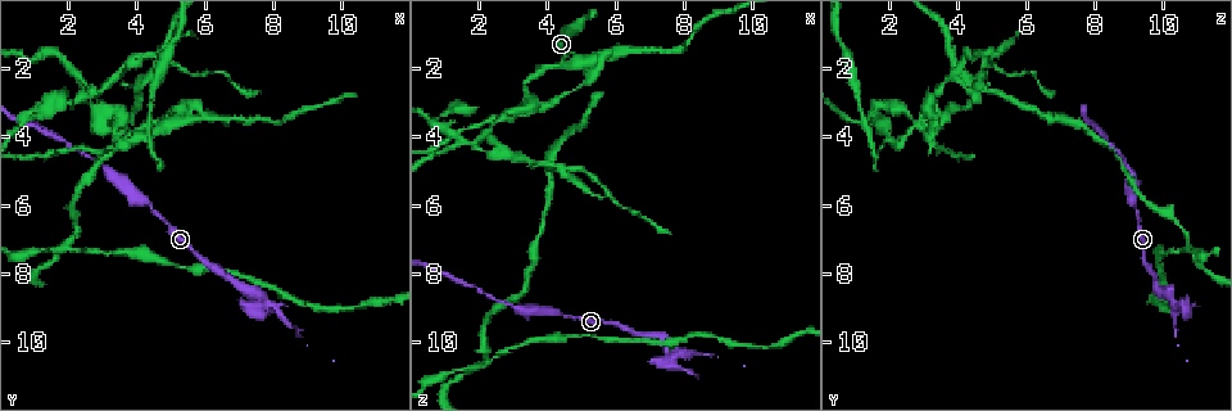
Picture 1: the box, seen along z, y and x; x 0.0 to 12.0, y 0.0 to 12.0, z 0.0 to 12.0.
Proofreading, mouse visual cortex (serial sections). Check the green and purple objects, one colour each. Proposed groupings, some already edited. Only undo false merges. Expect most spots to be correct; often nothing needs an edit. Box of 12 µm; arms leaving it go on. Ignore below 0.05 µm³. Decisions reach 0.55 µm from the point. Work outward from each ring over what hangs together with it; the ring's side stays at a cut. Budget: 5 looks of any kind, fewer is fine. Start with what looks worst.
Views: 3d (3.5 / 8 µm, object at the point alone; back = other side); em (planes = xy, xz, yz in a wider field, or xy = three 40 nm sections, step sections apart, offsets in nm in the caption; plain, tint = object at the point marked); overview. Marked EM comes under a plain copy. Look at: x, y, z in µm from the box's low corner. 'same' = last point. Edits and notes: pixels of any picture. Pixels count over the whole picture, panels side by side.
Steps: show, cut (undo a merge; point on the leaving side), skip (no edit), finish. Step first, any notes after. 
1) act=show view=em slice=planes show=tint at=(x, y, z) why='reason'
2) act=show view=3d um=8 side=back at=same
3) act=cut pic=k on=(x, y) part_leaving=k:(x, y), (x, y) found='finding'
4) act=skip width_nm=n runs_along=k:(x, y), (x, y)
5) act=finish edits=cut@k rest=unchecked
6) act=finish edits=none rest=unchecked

act=show view=3d um=3.5 at=(4.5, 4.6, 1.6) why='abrupt turn'

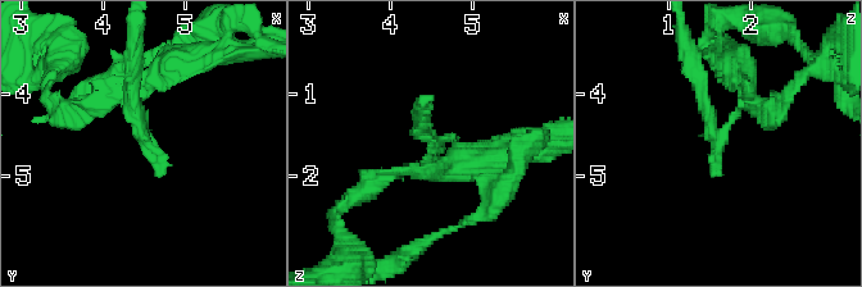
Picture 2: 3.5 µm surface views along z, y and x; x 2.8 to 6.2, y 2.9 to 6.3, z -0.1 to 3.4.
act=show view=em slice=xy step=3 show=tint at=(4.50, 4.55, 1.60) why='now the EM'

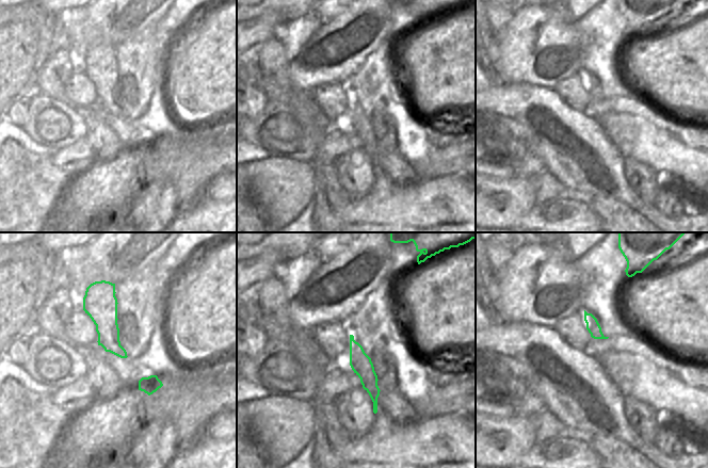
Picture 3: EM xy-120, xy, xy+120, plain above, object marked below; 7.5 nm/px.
act=cut pic=2 on=(145, 89) arm_widths_nm=150,200 part_leaving=2:(430, 147), (430, 158), (382, 177), (343, 206) found='two cells meet here'

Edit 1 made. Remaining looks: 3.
act=show view=overview

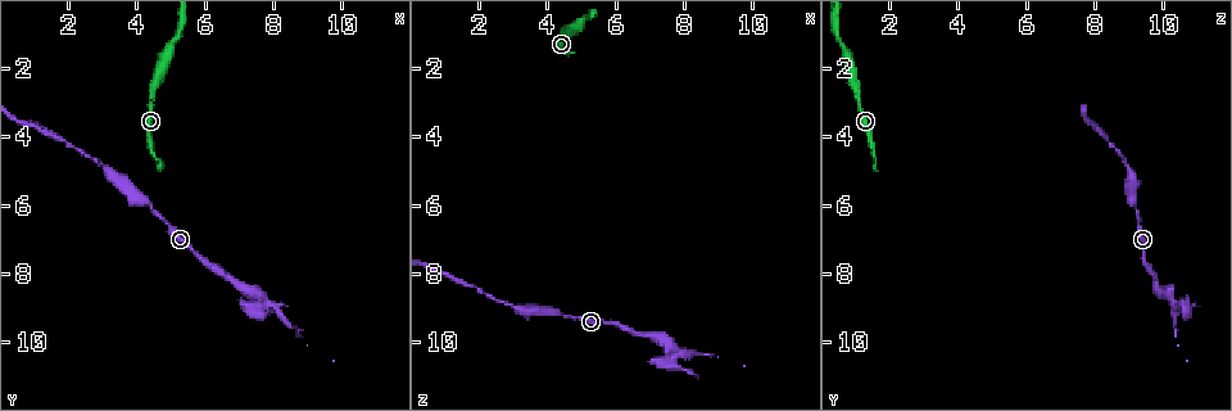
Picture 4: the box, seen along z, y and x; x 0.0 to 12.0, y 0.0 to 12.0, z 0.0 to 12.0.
act=show view=3d um=8 side=back at=(7.7, 8.9, 10.6)

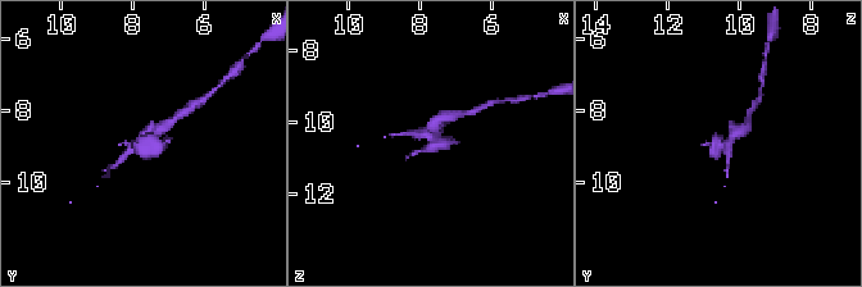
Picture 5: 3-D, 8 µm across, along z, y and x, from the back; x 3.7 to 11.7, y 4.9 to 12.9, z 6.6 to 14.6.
act=show view=em slice=xy step=1 show=tint at=(7.7, 8.9, 10.6) why='shape alone is not enough'

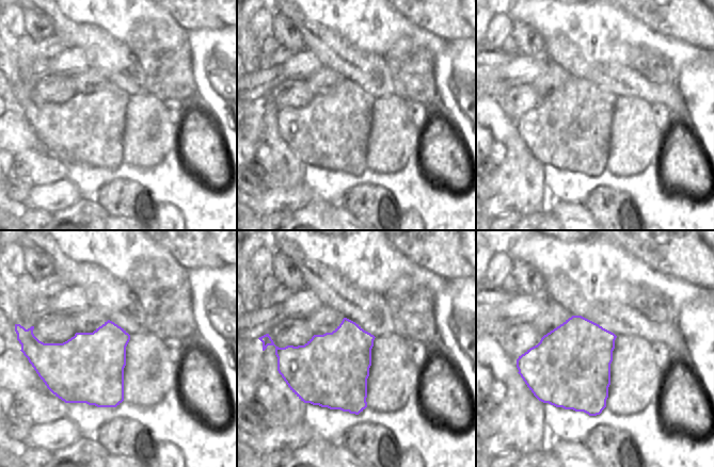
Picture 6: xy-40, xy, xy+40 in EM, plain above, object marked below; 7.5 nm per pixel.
act=skip runs_along=5:(440, 118), (425, 133), (432, 145), (407, 156) found='all the same cell'

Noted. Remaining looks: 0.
act=finish edits=cut@2 rest=unchecked

